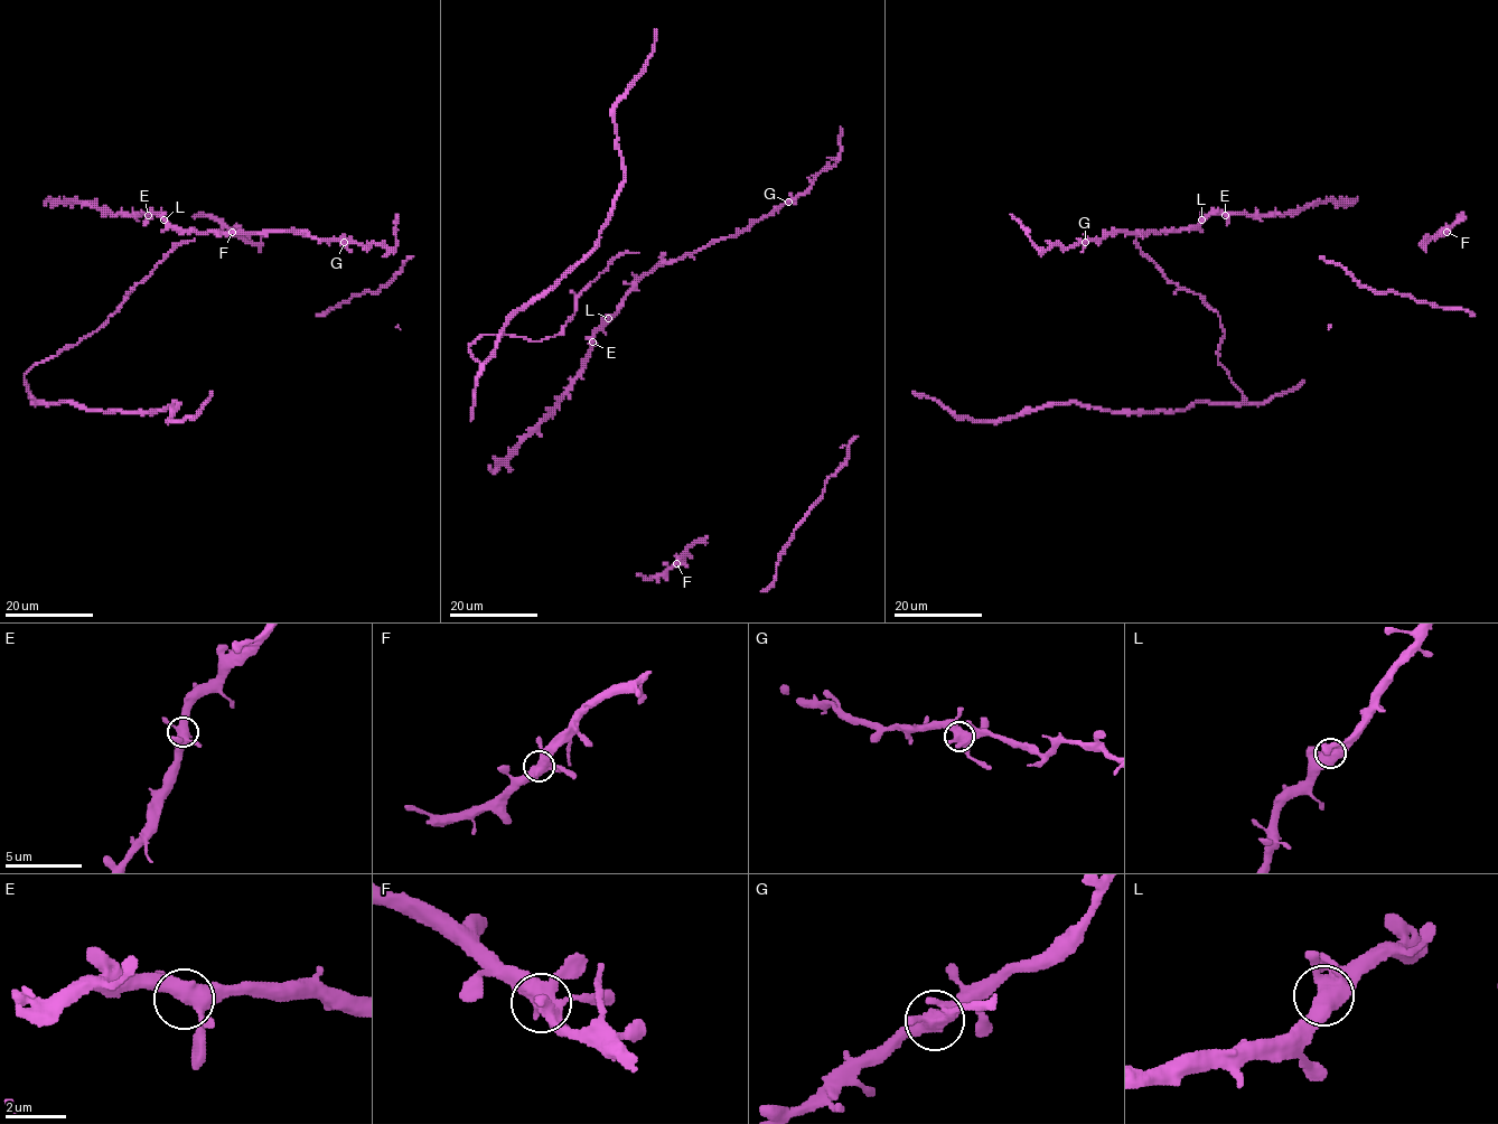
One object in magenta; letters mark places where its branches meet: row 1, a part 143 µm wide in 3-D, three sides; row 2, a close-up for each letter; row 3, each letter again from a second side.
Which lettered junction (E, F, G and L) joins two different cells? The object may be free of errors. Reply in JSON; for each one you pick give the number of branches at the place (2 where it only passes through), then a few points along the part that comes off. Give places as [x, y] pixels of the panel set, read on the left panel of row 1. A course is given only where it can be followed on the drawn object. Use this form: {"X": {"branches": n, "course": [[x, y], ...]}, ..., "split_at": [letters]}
{"split_at": []}

